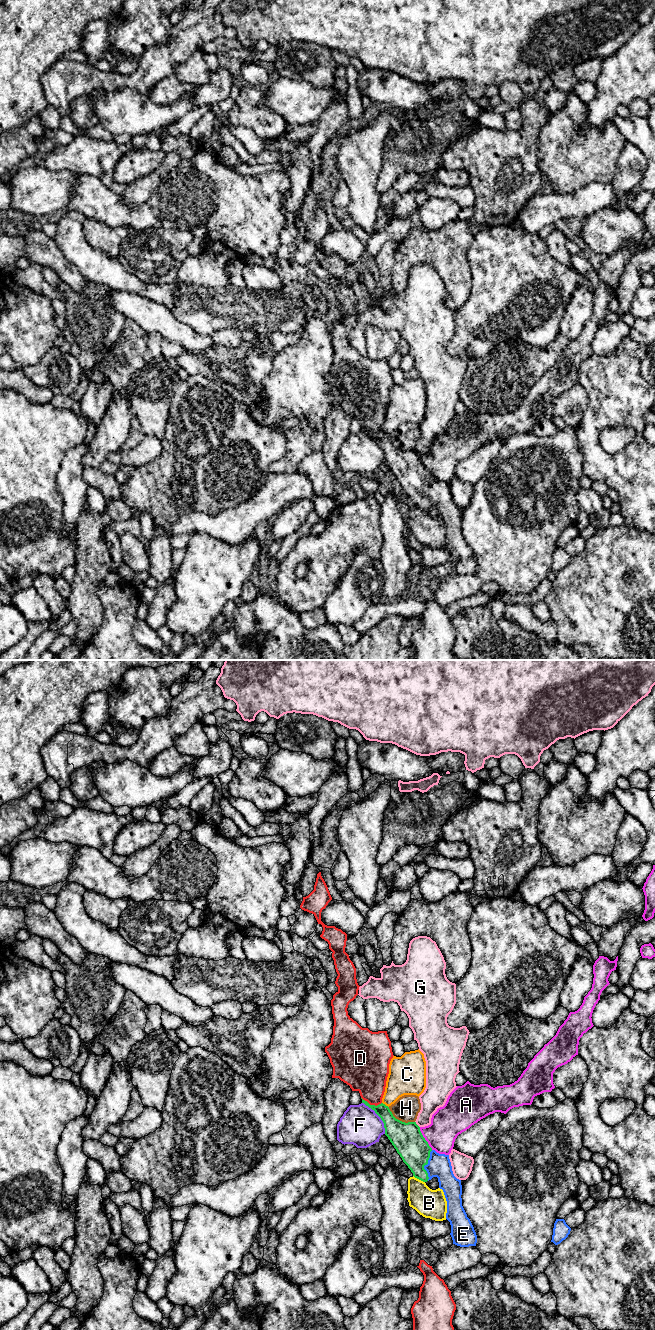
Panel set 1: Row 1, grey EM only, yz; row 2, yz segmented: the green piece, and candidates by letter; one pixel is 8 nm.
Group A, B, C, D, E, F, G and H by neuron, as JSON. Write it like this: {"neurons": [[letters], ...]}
{"neurons": [["A"], ["B"], ["C"], ["D"], ["E"], ["F"], ["G"], ["H"]]}

